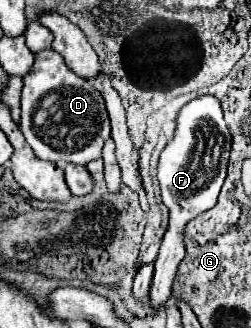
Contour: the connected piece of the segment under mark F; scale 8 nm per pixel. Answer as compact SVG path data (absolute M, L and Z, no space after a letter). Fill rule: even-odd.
M199 96L185 104L177 114L177 126L171 142L163 148L157 166L157 180L161 186L161 200L169 208L169 228L163 236L159 256L151 264L143 264L133 282L133 294L139 300L147 300L149 286L151 286L151 304L161 308L167 298L171 296L171 282L175 278L175 270L185 256L183 246L183 228L189 220L199 216L205 210L211 210L217 202L221 186L227 176L229 152L231 152L231 134L227 122L223 118L221 102L215 96ZM199 138L199 148L197 148ZM155 266L155 276L153 276ZM153 278L153 282L151 282Z

